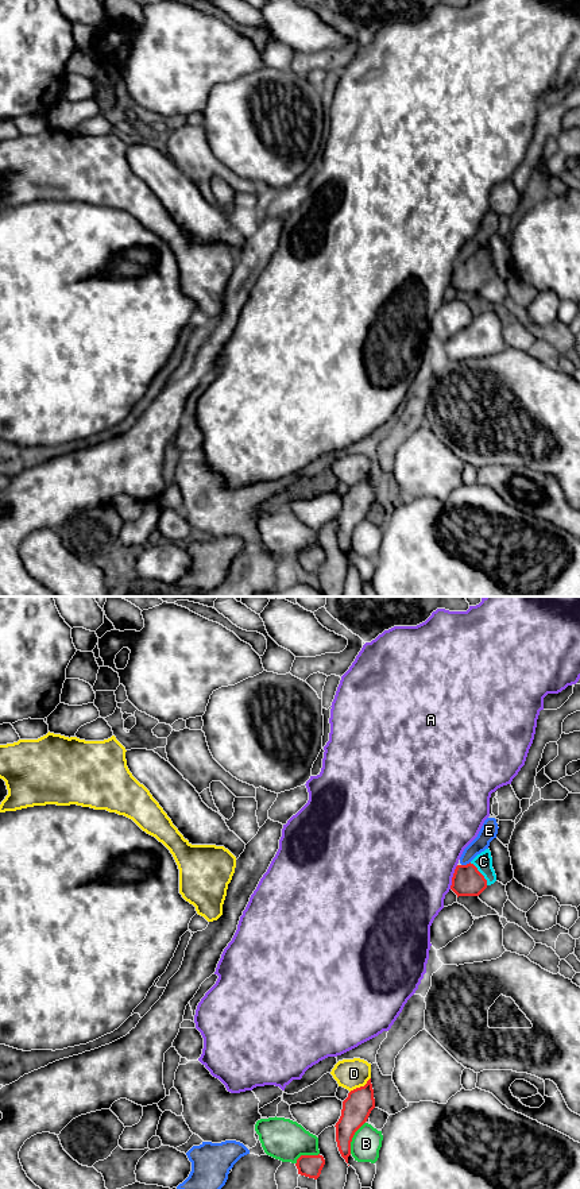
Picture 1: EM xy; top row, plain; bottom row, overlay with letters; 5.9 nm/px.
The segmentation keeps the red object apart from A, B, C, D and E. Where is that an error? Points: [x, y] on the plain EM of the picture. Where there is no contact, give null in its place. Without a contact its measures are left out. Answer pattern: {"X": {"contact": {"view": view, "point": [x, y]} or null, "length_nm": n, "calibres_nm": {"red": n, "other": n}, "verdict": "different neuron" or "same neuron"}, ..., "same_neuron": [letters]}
{"A": {"contact": {"view": "xy", "point": [452, 273]}, "length_nm": 150, "calibres_nm": {"red": 180, "other": 500}, "verdict": "different neuron"}, "B": {"contact": {"view": "xy", "point": [352, 532]}, "length_nm": 220, "calibres_nm": {"red": 170, "other": 180}, "verdict": "different neuron"}, "C": {"contact": {"view": "xy", "point": [480, 269]}, "length_nm": 170, "calibres_nm": {"red": 180, "other": 110}, "verdict": "same neuron"}, "D": {"contact": {"view": "xy", "point": [360, 482]}, "length_nm": 160, "calibres_nm": {"red": 170, "other": 180}, "verdict": "different neuron"}, "E": {"contact": {"view": "xy", "point": [467, 259]}, "length_nm": 60, "calibres_nm": {"red": 180, "other": 100}, "verdict": "different neuron"}, "same_neuron": ["C"]}

